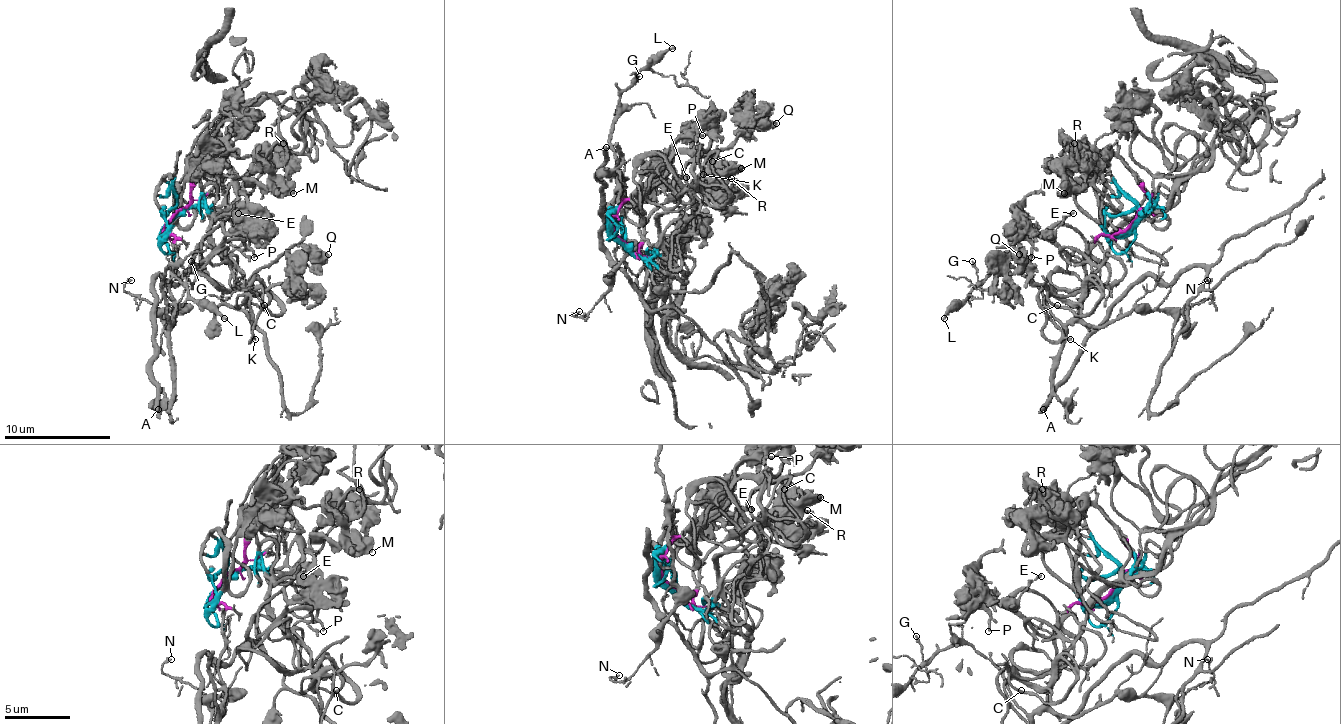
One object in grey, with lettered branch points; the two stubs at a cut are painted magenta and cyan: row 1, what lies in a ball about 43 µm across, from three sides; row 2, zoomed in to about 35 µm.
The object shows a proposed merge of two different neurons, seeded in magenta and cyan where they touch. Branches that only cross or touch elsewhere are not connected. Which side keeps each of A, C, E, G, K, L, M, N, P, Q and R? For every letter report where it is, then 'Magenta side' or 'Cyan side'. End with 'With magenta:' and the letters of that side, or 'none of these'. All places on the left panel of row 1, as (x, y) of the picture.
A: Place: (158, 409). Magenta side
C: Place: (264, 305). Cyan side
E: Place: (238, 213). Cyan side
G: Place: (191, 261). Magenta side
K: Place: (255, 339). Cyan side
L: Place: (224, 318). Magenta side
M: Place: (293, 193). Cyan side
N: Place: (131, 280). Magenta side
P: Place: (254, 257). Cyan side
Q: Place: (328, 254). Cyan side
R: Place: (283, 143). Cyan side
With magenta: A, G, L, N

